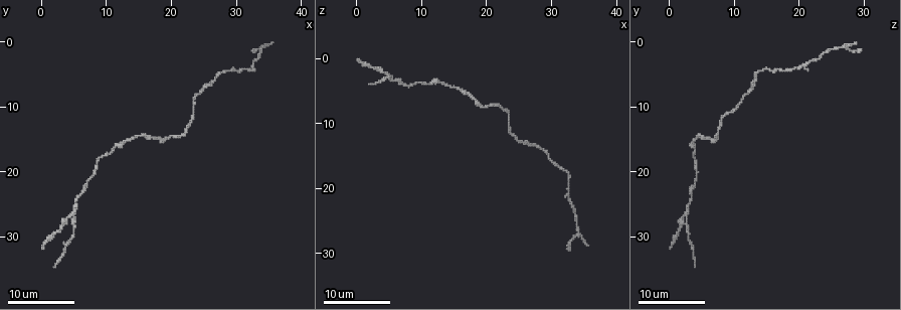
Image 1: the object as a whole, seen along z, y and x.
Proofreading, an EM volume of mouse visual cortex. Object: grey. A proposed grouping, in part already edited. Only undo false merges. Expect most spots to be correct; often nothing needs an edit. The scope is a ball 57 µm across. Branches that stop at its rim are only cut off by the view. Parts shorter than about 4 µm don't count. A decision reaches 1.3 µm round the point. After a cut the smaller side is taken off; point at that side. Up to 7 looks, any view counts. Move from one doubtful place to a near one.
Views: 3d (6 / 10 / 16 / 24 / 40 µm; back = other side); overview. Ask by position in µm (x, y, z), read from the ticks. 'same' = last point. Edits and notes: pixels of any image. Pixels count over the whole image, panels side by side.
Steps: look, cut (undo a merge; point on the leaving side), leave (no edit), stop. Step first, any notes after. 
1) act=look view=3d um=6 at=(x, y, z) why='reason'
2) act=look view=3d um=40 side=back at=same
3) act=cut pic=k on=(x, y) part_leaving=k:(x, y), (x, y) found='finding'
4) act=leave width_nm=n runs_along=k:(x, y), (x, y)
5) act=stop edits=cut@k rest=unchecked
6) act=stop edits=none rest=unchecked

act=look view=3d um=24 at=(11.5, 16.5, 4.0) why='a narrow waist'

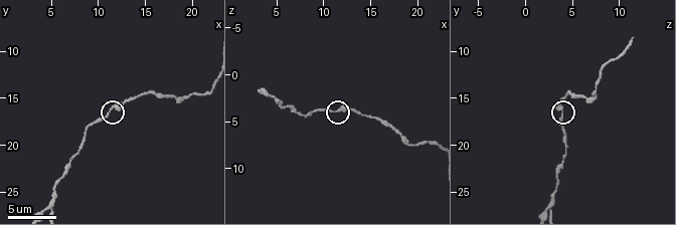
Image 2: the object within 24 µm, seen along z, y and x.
act=look view=3d um=10 at=(11.2, 16.6, 4.0)

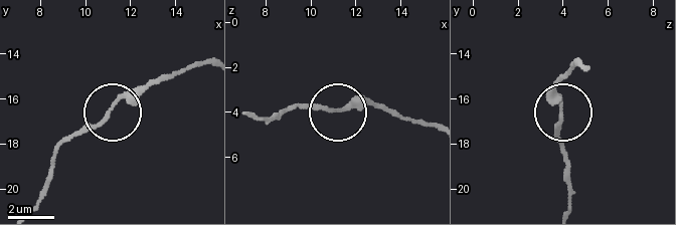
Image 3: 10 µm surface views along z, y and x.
act=leave runs_along=3:(203, 64), (140, 85), (100, 122), (66, 137) found='one cell here'

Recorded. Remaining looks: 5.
act=look view=3d um=10 at=(7.4, 21.4, 4.0) why='sudden change in width'

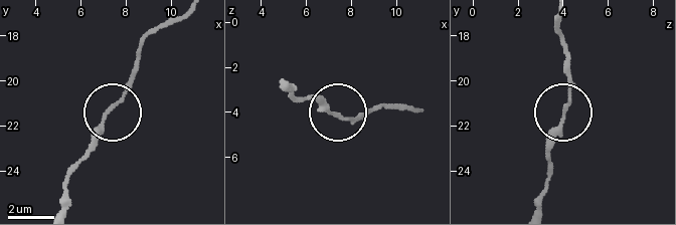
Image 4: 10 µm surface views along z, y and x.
act=look view=3d um=10 side=back at=(7.2, 21.3, 4.1)

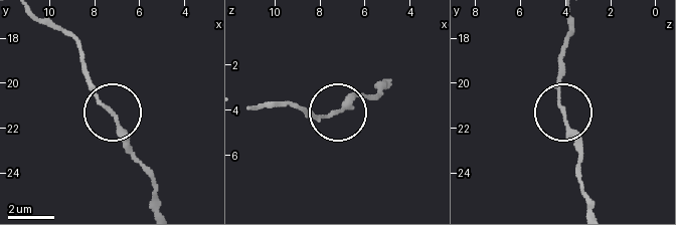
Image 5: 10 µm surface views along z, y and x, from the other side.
act=leave width_nm=130 runs_along=5:(35, 16), (69, 33), (89, 90), (137, 158) found='all the same cell'

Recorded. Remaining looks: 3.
act=look view=3d um=10 at=(4.6, 26.6, 2.6) why='three arms meet'

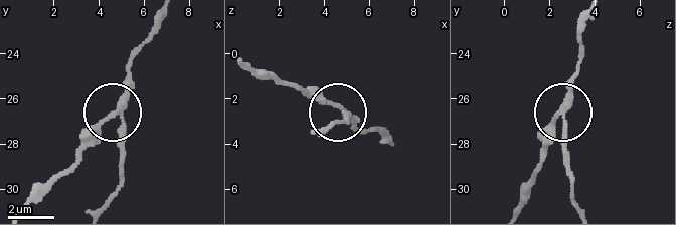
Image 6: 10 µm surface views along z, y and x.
act=look view=3d um=10 side=back at=(4.7, 26.6, 2.5)

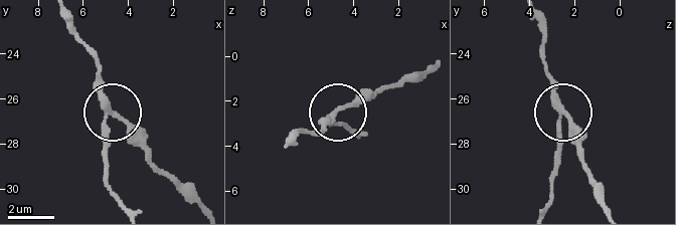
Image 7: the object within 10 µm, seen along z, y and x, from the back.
act=cut pic=7 on=(127, 126) arms=3 part_leaving=7:(108, 105), (135, 145), (198, 208) found='a second cell is stuck on'

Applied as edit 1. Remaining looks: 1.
act=stop edits=cut@7 rest=unchecked

